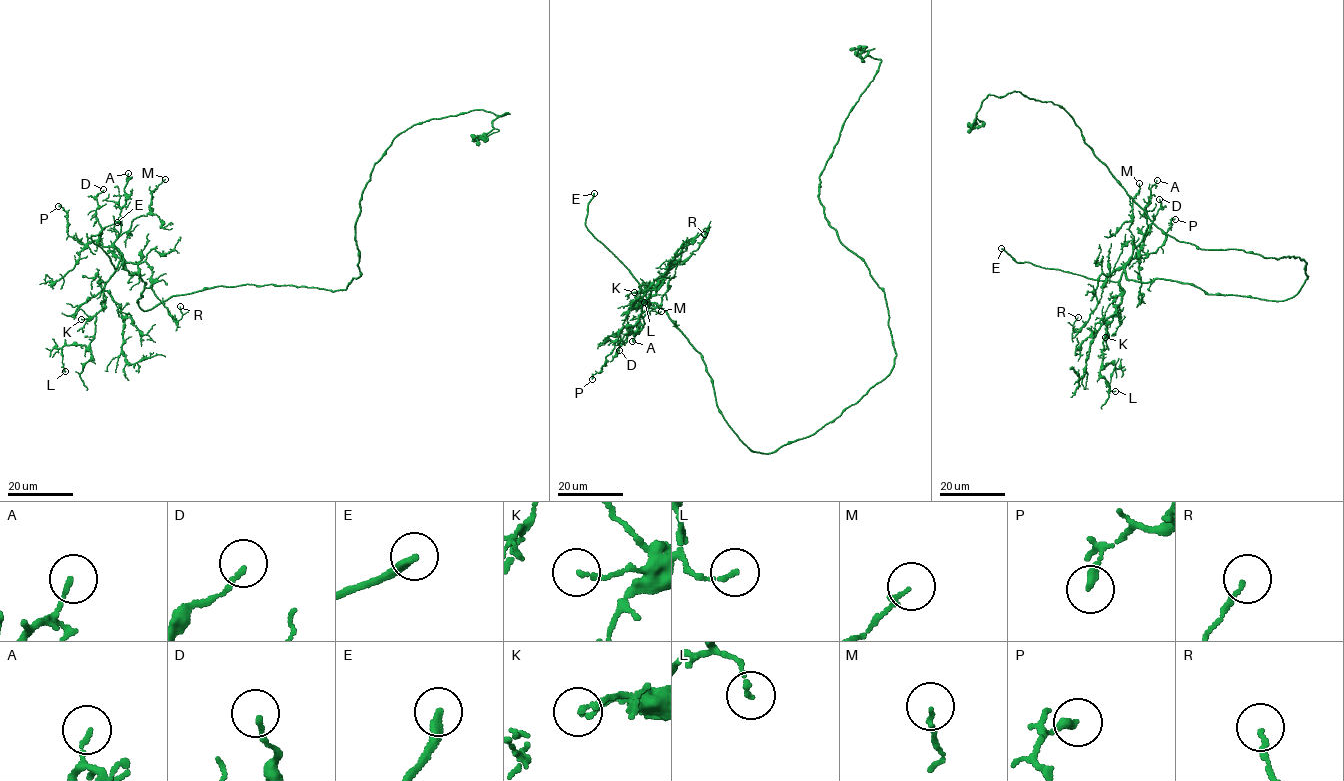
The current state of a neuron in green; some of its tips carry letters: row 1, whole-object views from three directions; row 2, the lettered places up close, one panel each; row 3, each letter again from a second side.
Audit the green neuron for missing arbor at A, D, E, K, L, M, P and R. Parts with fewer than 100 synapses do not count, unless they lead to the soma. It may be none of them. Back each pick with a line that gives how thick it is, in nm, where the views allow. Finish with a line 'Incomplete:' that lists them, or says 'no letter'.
E: 260 nm
Incomplete: E

